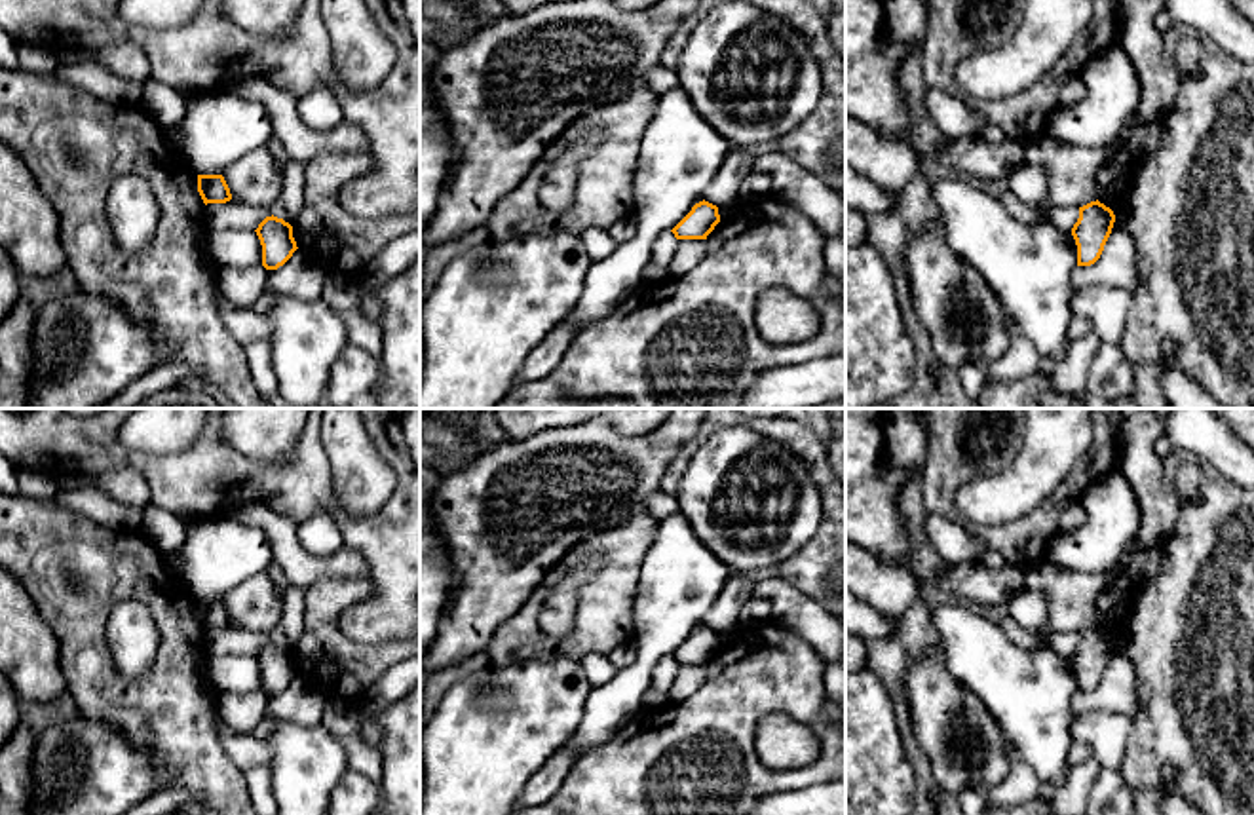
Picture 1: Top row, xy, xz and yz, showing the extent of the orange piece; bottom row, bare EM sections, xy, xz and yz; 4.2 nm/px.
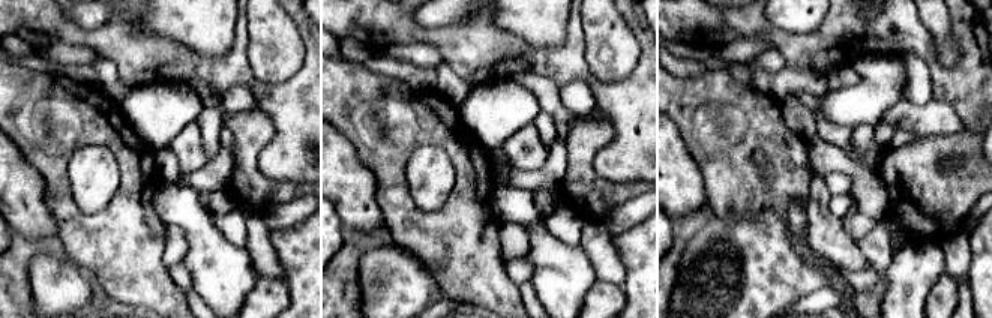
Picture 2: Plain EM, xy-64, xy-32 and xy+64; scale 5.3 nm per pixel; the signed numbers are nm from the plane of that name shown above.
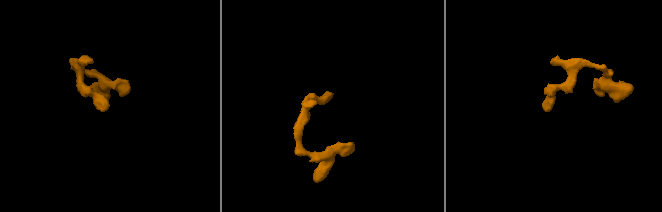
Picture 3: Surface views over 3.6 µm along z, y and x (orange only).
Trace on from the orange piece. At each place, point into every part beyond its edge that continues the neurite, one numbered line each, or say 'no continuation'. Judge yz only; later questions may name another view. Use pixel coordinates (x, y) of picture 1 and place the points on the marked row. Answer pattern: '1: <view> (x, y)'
no continuation

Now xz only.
no continuation

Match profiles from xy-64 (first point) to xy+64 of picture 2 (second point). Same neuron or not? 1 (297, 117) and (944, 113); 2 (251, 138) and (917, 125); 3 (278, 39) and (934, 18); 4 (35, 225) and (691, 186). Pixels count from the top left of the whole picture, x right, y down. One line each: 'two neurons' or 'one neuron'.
1: two neurons
2: two neurons
3: one neuron
4: one neuron

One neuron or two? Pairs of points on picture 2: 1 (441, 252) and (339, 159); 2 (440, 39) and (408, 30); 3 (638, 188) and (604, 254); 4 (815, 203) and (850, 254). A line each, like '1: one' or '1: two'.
1: two
2: one
3: two
4: one

